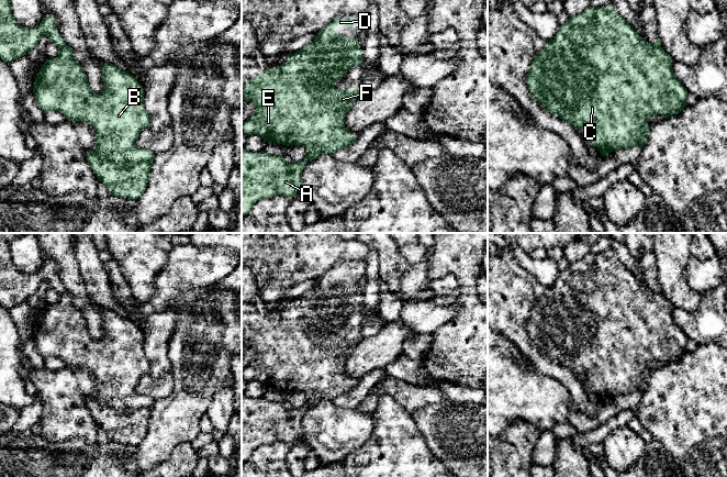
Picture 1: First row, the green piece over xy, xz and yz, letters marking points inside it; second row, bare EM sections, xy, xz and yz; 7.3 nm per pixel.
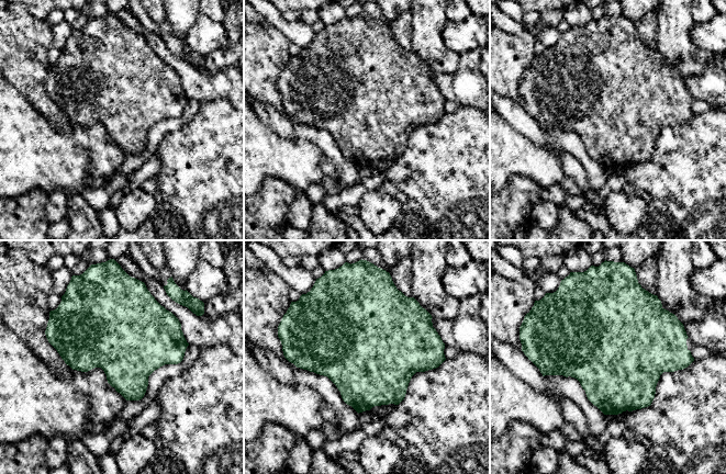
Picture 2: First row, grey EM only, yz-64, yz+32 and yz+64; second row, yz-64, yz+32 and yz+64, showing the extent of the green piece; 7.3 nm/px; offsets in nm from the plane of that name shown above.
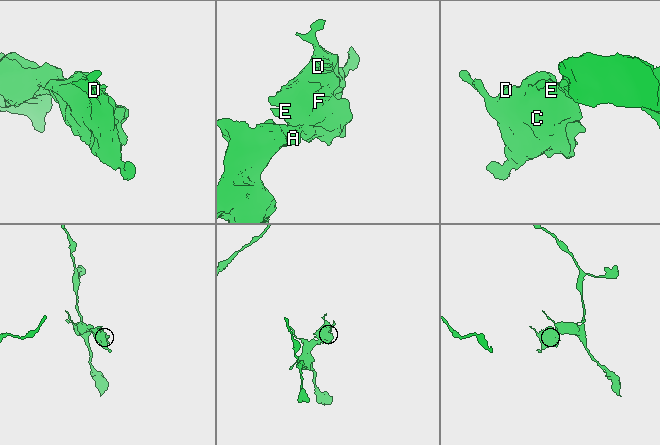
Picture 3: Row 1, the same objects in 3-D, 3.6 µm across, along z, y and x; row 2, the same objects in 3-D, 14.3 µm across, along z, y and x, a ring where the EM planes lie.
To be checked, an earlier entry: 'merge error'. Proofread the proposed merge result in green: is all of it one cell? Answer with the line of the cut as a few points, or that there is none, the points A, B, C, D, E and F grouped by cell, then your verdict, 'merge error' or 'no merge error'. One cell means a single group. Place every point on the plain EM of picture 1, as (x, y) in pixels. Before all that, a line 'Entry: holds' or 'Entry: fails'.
Entry: holds
xz (306, 400), (309, 406) | A / B C D E F | merge error

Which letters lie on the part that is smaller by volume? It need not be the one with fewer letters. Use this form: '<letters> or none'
B, C, D, E, F

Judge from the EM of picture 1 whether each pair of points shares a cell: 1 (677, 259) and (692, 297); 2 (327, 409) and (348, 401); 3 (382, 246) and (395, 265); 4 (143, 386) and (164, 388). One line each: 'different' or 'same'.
1: same
2: different
3: same
4: same

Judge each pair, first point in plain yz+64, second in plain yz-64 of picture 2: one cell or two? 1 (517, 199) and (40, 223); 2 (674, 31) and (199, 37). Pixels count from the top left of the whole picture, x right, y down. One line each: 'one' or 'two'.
1: one
2: two

